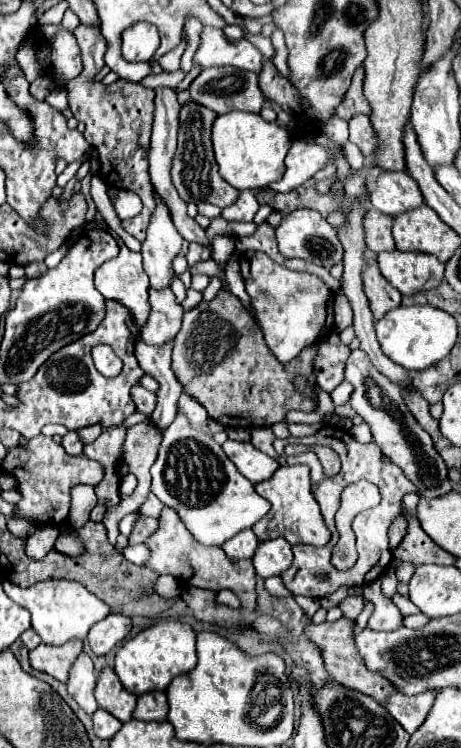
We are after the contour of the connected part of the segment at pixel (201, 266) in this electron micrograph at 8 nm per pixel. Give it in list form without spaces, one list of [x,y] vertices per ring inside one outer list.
[[[208,259],[207,261],[197,263],[196,265],[194,265],[194,267],[190,269],[190,273],[191,275],[205,274],[210,277],[221,277],[223,281],[221,289],[229,290],[224,271],[221,271],[221,269],[219,269],[218,265],[212,259]]]

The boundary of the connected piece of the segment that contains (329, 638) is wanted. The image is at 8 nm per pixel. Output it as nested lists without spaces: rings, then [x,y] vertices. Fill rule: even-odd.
[[[341,617],[341,619],[333,621],[333,623],[325,621],[325,623],[319,623],[319,625],[309,623],[309,625],[305,627],[305,635],[307,635],[307,639],[309,639],[311,643],[315,643],[315,645],[319,647],[321,657],[323,657],[323,661],[325,661],[325,669],[327,669],[327,673],[329,673],[329,677],[331,677],[333,681],[337,681],[337,683],[341,683],[341,685],[345,685],[345,687],[349,687],[349,689],[355,689],[355,691],[359,691],[359,693],[363,693],[363,695],[369,695],[369,697],[373,697],[379,705],[387,707],[389,697],[395,693],[395,685],[393,685],[389,679],[385,679],[381,673],[375,673],[375,671],[369,671],[369,669],[367,669],[365,661],[361,659],[361,655],[359,655],[359,651],[357,651],[357,647],[355,647],[353,621],[351,621],[351,619]]]

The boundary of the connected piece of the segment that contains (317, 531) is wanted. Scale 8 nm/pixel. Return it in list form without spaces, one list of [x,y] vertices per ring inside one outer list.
[[[307,465],[279,467],[271,479],[257,483],[255,489],[261,497],[265,497],[271,503],[271,511],[253,527],[253,533],[257,535],[259,541],[267,541],[267,539],[273,539],[273,537],[283,537],[291,545],[325,547],[325,543],[329,543],[331,531],[325,529],[325,523],[323,523],[323,517],[319,513],[317,501],[311,495],[309,467]]]

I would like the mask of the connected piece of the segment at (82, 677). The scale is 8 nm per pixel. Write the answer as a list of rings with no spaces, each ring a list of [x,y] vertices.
[[[81,653],[71,667],[69,681],[67,681],[67,691],[69,695],[81,705],[81,709],[89,715],[97,711],[97,701],[95,701],[95,683],[97,683],[97,673],[93,667],[93,661],[87,653]]]

